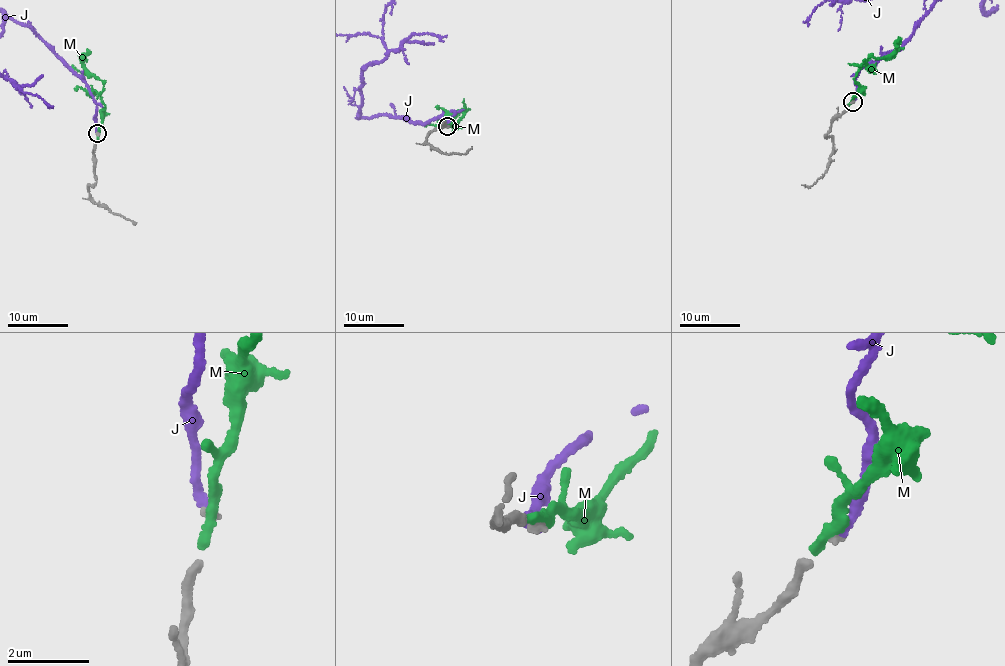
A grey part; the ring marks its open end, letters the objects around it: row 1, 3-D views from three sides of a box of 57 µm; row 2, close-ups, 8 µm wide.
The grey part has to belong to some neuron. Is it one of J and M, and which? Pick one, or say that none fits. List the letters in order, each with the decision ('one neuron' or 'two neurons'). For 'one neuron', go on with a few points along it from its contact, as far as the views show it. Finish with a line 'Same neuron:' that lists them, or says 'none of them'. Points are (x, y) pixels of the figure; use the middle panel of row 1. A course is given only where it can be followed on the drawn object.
J: one neuron
M: two neurons
Same neuron: J

